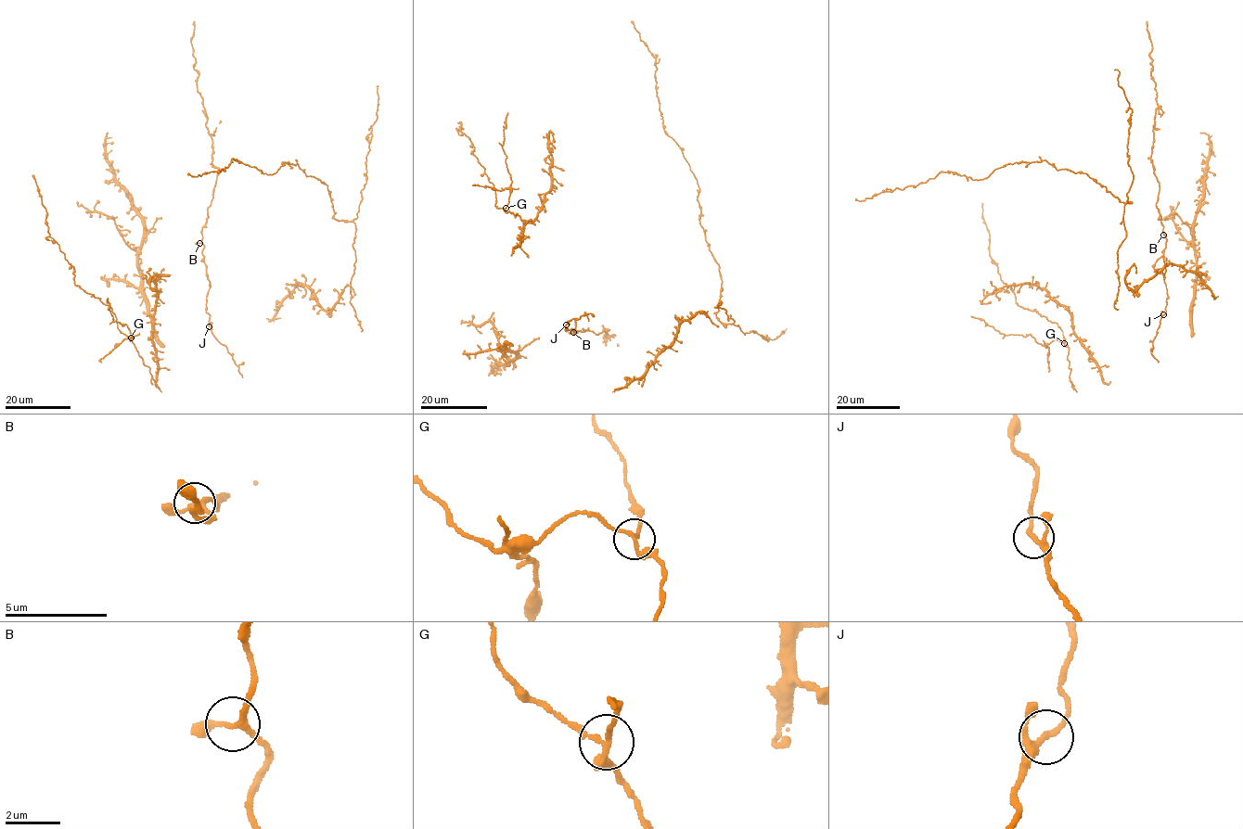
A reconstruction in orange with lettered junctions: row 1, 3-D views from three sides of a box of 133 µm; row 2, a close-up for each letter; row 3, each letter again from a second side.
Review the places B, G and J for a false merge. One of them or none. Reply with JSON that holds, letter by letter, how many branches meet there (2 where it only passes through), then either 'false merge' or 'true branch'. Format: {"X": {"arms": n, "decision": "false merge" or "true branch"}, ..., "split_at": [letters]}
{"B": {"arms": 3, "decision": "true branch"}, "G": {"arms": 3, "decision": "false merge"}, "J": {"arms": 3, "decision": "true branch"}, "split_at": ["G"]}

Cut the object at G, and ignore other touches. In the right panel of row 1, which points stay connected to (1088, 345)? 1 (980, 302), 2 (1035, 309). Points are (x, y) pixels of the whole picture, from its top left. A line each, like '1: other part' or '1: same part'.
1: same part
2: same part

